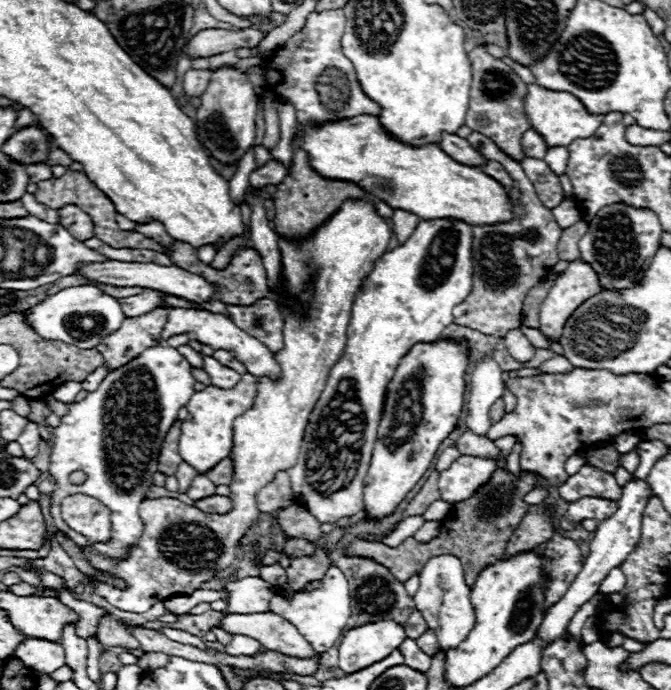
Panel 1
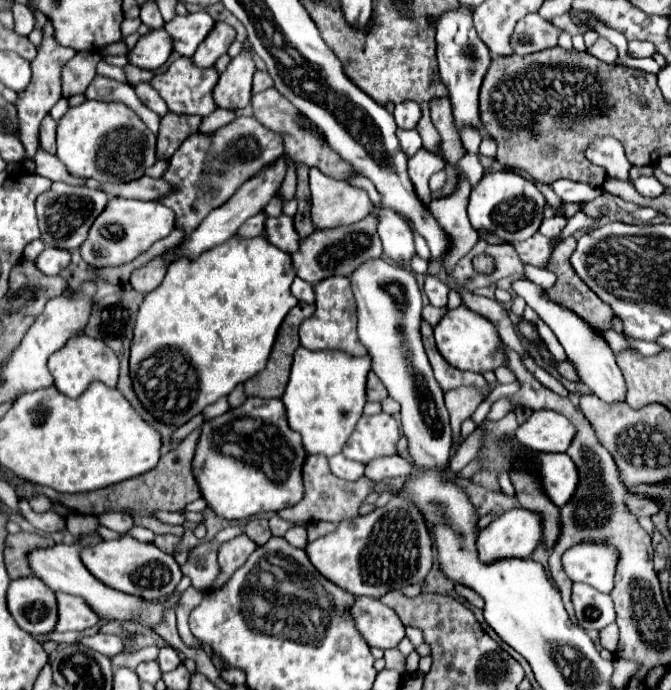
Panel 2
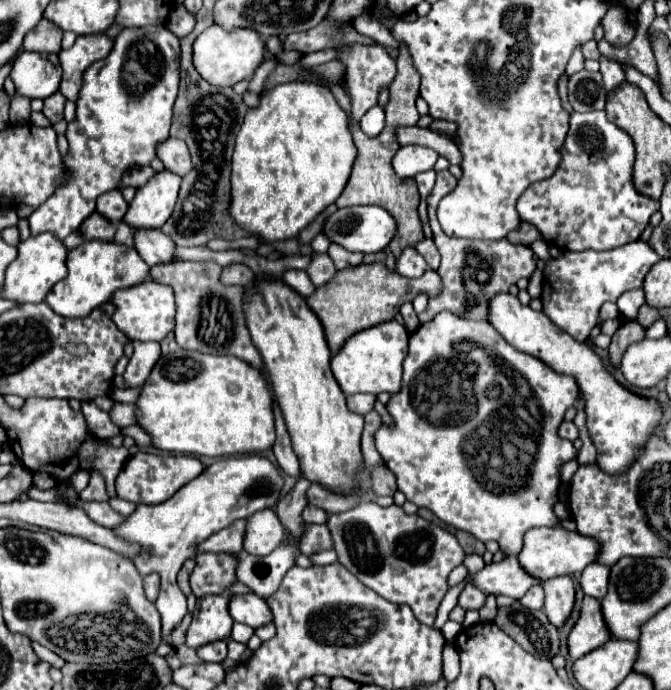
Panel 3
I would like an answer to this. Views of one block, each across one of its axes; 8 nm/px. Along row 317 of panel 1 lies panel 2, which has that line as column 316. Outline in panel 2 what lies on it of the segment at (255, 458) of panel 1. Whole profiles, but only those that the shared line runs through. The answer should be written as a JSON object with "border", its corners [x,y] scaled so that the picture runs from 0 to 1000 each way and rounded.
{"border":[[[492,400],[468,414],[471,452],[447,470],[447,496],[459,507],[510,507],[522,516],[545,516],[545,504],[531,484],[531,438],[525,429],[522,406],[516,400]]]}

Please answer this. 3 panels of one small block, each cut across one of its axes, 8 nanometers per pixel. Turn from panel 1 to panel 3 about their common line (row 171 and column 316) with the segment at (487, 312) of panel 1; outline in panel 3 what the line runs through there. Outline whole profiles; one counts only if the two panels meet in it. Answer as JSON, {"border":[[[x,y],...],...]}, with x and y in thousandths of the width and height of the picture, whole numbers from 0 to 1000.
{"border":[[[459,730],[459,733],[450,739],[450,751],[453,751],[453,757],[462,757],[462,759],[483,759],[486,751],[489,751],[489,745],[486,745],[480,736]]]}

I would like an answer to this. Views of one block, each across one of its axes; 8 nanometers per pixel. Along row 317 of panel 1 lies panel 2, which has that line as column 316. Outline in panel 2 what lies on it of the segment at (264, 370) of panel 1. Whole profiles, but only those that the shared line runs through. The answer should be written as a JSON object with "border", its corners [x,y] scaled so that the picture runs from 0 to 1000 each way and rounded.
{"border":[[[462,243],[465,322],[471,330],[528,325],[560,299],[542,272],[528,272],[513,261],[492,258],[474,243]]]}

